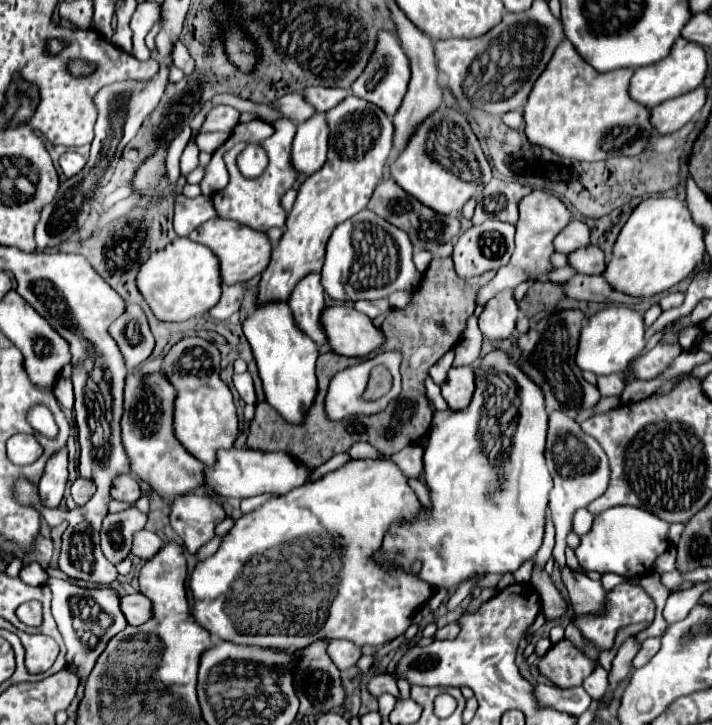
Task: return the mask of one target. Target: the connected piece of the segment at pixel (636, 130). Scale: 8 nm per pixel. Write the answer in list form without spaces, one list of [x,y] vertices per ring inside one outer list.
[[[563,40],[557,48],[555,48],[555,54],[551,58],[551,62],[547,64],[547,70],[543,70],[543,74],[539,76],[539,82],[535,82],[535,90],[531,90],[529,98],[527,98],[527,104],[525,104],[525,112],[523,112],[523,118],[525,118],[525,136],[527,140],[533,144],[533,146],[541,146],[541,148],[549,148],[553,150],[555,154],[561,154],[565,158],[575,158],[575,160],[607,160],[607,158],[613,158],[613,156],[637,156],[649,142],[649,136],[657,136],[657,132],[651,128],[649,124],[649,110],[637,102],[633,102],[629,98],[629,80],[633,76],[633,70],[631,68],[619,68],[619,70],[609,70],[609,72],[597,72],[593,70],[577,52],[575,48],[571,46],[569,40]]]

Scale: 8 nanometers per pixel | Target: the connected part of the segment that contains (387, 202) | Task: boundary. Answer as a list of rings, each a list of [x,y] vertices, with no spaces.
[[[391,178],[383,180],[375,188],[375,194],[371,196],[367,208],[373,210],[375,214],[379,214],[383,220],[391,222],[393,226],[405,230],[409,234],[411,244],[413,244],[415,250],[433,250],[433,248],[437,248],[443,242],[451,242],[459,234],[459,218],[455,218],[455,216],[441,216],[441,214],[433,212],[431,208],[423,206],[413,196],[409,196],[405,190],[399,190],[399,186]]]

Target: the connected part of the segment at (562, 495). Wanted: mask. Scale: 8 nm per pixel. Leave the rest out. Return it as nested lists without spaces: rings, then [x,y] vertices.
[[[551,412],[549,416],[549,434],[547,434],[547,450],[545,450],[547,468],[553,476],[553,490],[549,493],[549,511],[553,514],[555,524],[555,546],[552,556],[559,568],[566,566],[566,537],[571,532],[571,518],[575,511],[589,506],[595,498],[599,498],[609,486],[609,462],[603,454],[599,442],[587,436],[577,422],[567,418],[561,412]]]

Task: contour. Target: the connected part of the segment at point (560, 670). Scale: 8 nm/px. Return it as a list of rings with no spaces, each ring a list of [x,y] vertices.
[[[567,638],[551,644],[545,656],[539,658],[537,670],[551,684],[559,688],[575,688],[581,686],[583,680],[597,668],[597,662],[583,654],[573,642]]]

